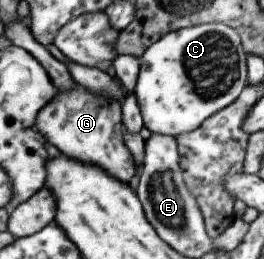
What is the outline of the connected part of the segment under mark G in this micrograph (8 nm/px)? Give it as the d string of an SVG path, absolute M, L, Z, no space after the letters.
M81 85L56 92L54 100L45 104L36 116L34 130L38 130L48 143L58 150L82 164L92 164L104 168L112 178L128 184L136 171L136 164L132 154L124 144L124 130L122 124L122 103L118 100L108 100L104 96L94 96Z

